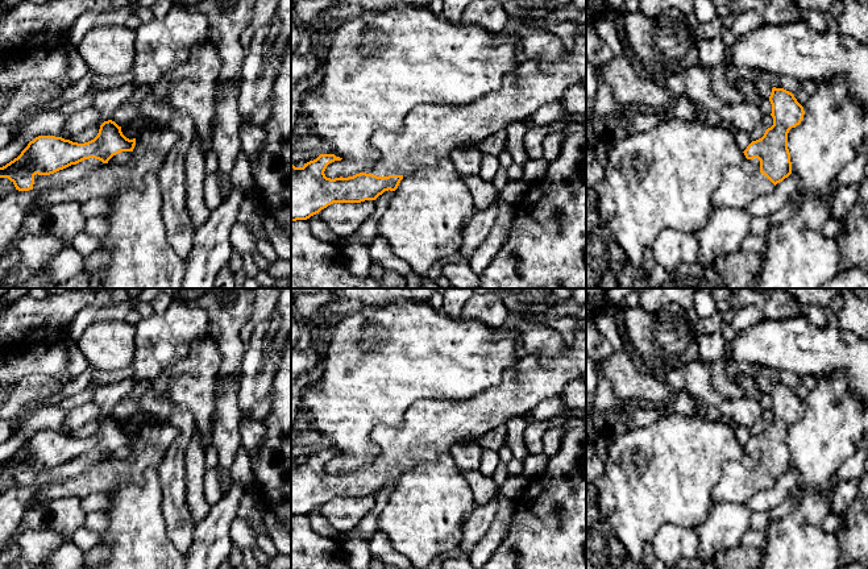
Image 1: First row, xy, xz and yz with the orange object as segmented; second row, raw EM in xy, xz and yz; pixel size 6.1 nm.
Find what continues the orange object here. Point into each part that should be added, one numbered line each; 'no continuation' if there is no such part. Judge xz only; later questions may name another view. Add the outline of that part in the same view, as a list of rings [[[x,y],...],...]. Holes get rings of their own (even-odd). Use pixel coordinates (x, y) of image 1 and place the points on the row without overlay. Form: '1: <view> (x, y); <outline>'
1: xz (430, 427); [[[586,317],[577,319],[576,340],[572,346],[552,357],[547,365],[540,362],[540,352],[531,354],[523,353],[512,369],[504,371],[499,385],[490,387],[479,395],[466,400],[421,399],[414,402],[396,424],[378,424],[370,432],[370,440],[379,450],[378,456],[365,468],[377,472],[408,470],[423,462],[436,461],[440,456],[448,454],[450,448],[457,444],[478,443],[487,432],[499,425],[504,425],[515,416],[524,416],[540,402],[561,395],[565,386],[586,374]]]

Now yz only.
1: yz (738, 485); [[[726,461],[711,498],[714,503],[747,503],[755,494],[773,487],[774,482],[760,466],[747,469],[740,461]]]

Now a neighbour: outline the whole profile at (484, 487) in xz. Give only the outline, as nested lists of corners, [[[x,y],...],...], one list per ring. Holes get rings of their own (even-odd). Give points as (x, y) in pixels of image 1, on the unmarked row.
[[[479,470],[464,472],[462,474],[473,491],[475,506],[487,504],[499,493],[493,478],[482,474]]]

